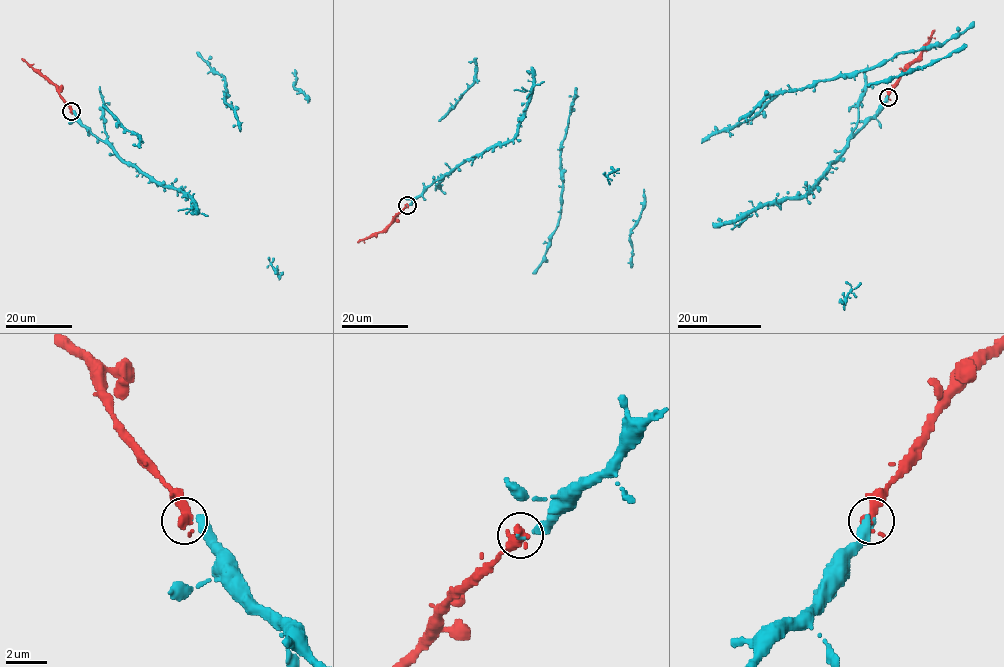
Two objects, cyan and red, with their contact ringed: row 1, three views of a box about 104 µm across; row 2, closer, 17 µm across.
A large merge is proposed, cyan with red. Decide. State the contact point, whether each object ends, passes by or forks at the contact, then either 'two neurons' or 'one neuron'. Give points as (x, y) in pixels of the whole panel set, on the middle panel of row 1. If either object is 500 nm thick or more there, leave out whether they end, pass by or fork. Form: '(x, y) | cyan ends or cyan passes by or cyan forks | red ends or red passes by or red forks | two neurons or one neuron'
(407, 205) | cyan ends | red passes by | one neuron

